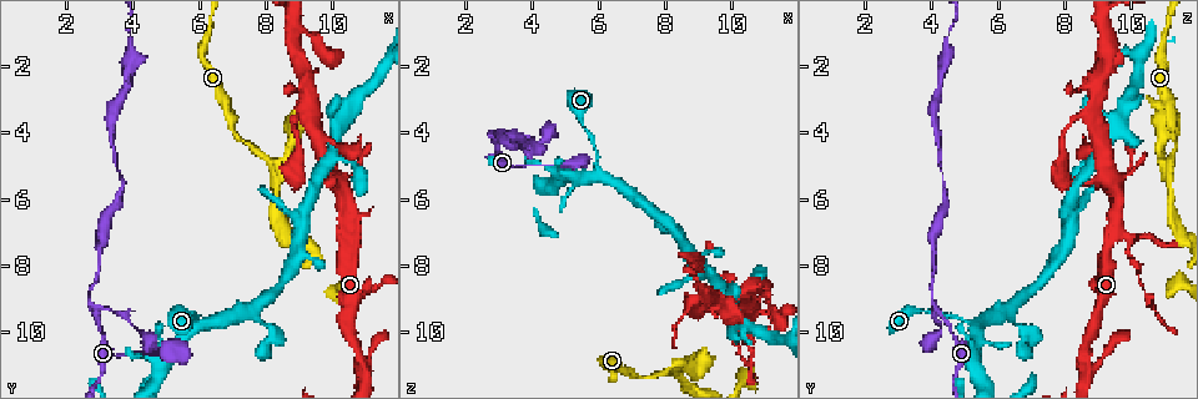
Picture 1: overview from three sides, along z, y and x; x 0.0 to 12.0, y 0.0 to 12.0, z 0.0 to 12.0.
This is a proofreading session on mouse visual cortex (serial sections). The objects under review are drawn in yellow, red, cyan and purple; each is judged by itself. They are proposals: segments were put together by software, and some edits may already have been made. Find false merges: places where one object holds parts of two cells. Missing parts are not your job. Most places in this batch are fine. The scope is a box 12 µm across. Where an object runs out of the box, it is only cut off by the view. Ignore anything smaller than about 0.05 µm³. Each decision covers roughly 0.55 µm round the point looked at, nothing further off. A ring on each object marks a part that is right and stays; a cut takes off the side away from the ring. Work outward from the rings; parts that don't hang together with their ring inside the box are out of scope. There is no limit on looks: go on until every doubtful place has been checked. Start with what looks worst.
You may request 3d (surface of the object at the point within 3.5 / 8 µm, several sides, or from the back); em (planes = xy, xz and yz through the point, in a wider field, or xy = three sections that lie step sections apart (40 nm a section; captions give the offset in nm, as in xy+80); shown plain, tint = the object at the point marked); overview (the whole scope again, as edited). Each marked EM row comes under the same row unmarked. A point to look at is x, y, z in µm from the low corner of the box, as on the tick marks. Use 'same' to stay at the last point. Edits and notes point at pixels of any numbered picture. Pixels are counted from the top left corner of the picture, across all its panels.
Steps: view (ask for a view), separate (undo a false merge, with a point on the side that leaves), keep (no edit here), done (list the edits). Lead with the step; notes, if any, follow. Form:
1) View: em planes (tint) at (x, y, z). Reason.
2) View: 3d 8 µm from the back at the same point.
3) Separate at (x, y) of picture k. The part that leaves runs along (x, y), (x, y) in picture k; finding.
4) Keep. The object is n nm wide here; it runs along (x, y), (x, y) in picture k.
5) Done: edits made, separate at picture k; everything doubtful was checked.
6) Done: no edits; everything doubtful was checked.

View: 3d 3.5 µm at (2.9, 9.5, 4.4). Branch point.

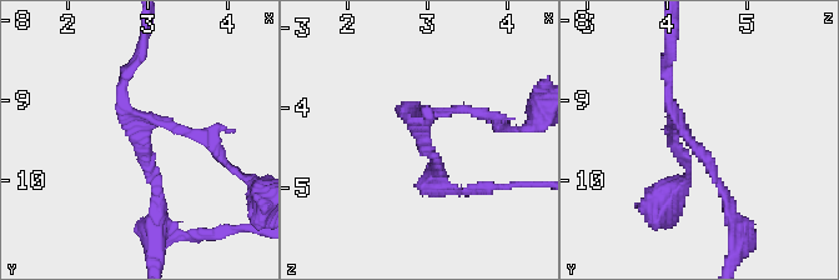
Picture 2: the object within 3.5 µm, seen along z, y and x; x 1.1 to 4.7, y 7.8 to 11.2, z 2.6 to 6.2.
View: em xy step 1 (tint) at (2.90, 9.55, 4.30). 3 arms meet here; the arms are 150, 150, 150 nm wide.

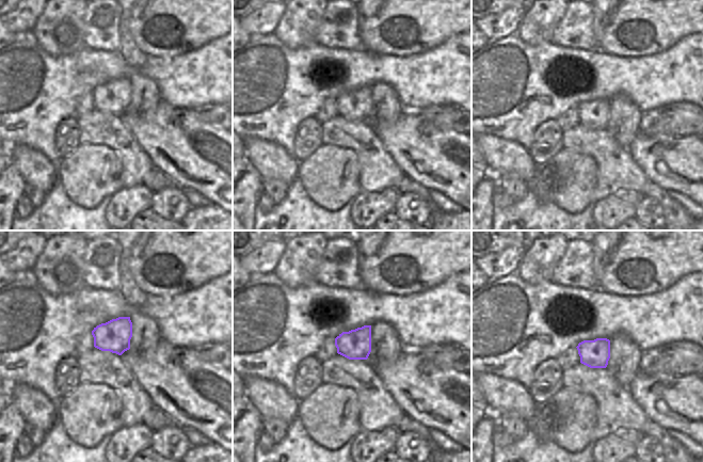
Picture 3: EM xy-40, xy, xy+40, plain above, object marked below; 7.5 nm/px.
Keep. It runs along (729, 211), (668, 104), (666, 69) in picture 2; continuous, no second cell.

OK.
View: 3d 3.5 µm at (10.3, 7.1, 9.5). Side arm on a straight run.

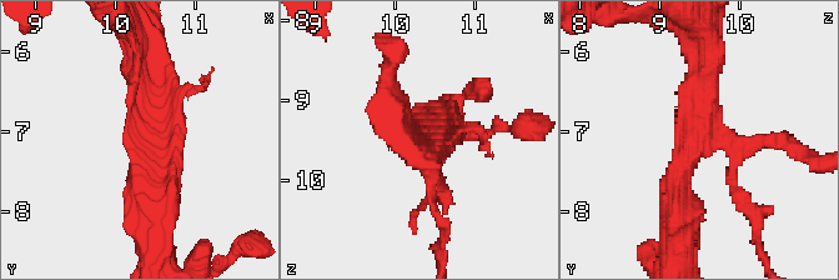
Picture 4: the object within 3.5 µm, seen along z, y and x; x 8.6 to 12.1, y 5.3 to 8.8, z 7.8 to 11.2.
Keep. All the same cell.

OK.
View: 3d 3.5 µm from the back at (8.1, 5.0, 11.2). Branch point.

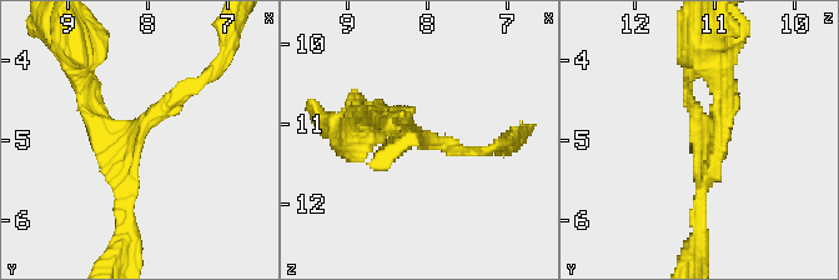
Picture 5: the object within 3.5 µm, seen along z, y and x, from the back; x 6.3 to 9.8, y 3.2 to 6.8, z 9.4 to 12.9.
View: em xy step 1 (tint) at (8.15, 5.05, 11.15). 3 arms meet here; the arms are 150, 150, 200 nm wide; need the tissue.

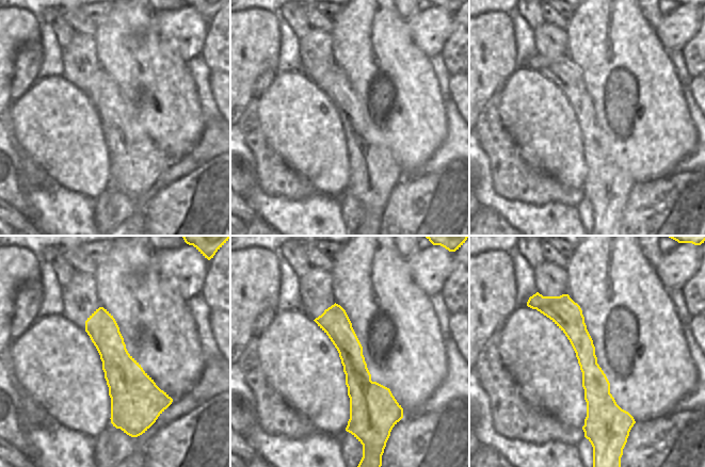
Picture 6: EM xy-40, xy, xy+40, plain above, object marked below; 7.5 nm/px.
View: em xy step 2 (tint) at the same point. Another direction.

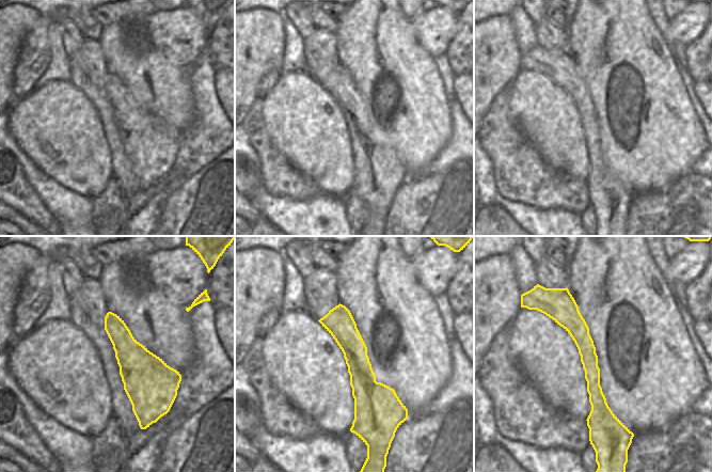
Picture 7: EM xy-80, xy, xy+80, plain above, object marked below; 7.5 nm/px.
Keep. The object is 200 nm wide here; it runs along (473, 150), (370, 113) in picture 5; continuous, no second cell.

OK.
Done: no edits; everything doubtful was checked.

